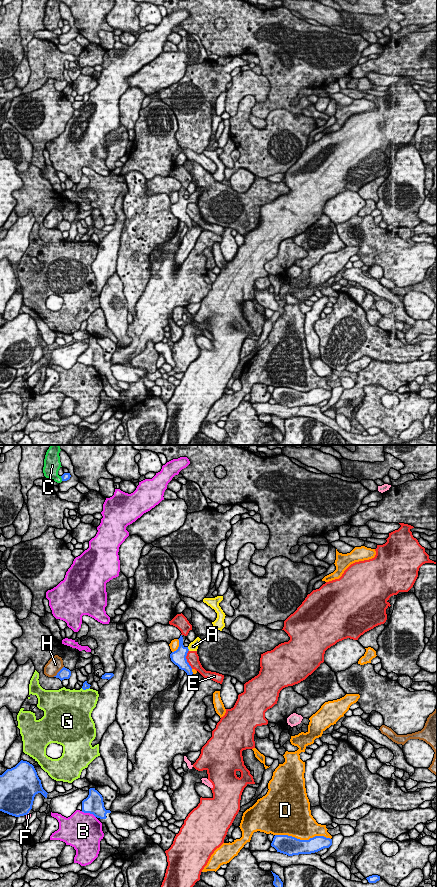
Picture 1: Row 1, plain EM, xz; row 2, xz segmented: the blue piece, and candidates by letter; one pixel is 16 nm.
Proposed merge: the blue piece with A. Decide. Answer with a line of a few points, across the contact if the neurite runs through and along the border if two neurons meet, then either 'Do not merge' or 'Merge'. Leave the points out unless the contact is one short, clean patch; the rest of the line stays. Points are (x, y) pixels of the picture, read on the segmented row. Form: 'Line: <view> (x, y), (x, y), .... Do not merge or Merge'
Line: xz (178, 657), (188, 649), (193, 646). Merge

